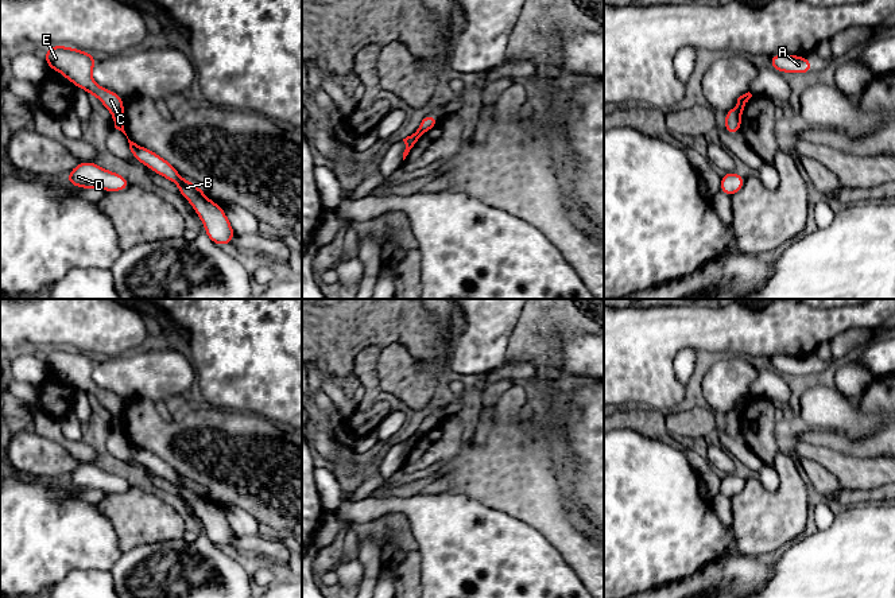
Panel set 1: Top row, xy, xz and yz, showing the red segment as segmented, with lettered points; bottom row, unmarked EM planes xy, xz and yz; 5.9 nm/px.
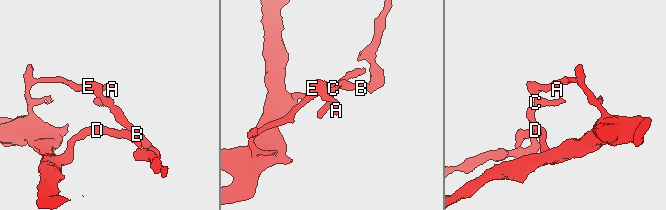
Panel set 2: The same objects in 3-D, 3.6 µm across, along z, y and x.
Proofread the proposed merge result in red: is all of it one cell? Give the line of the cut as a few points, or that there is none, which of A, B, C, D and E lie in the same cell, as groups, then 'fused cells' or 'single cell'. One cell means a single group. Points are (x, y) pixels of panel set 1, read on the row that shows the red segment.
cut in xy along (121, 111), (113, 117); A C D E / B; fused cells

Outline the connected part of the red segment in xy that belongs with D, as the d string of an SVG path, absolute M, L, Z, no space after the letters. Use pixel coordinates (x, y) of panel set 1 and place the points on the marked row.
M81 162L67 175L66 182L80 189L101 189L104 191L123 191L131 183L127 178L108 171L94 162Z

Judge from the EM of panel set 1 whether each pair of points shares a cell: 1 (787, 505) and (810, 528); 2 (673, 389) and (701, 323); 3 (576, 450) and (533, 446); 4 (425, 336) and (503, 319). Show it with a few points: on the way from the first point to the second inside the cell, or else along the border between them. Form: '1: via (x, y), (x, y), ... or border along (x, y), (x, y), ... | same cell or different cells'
1: border along (808, 492), (806, 525), (783, 546) | different cells
2: via (666, 372), (666, 353), (684, 336) | same cell
3: border along (554, 418), (561, 423), (562, 465), (566, 480) | different cells
4: border along (453, 331), (449, 340), (449, 352), (440, 360) | different cells

